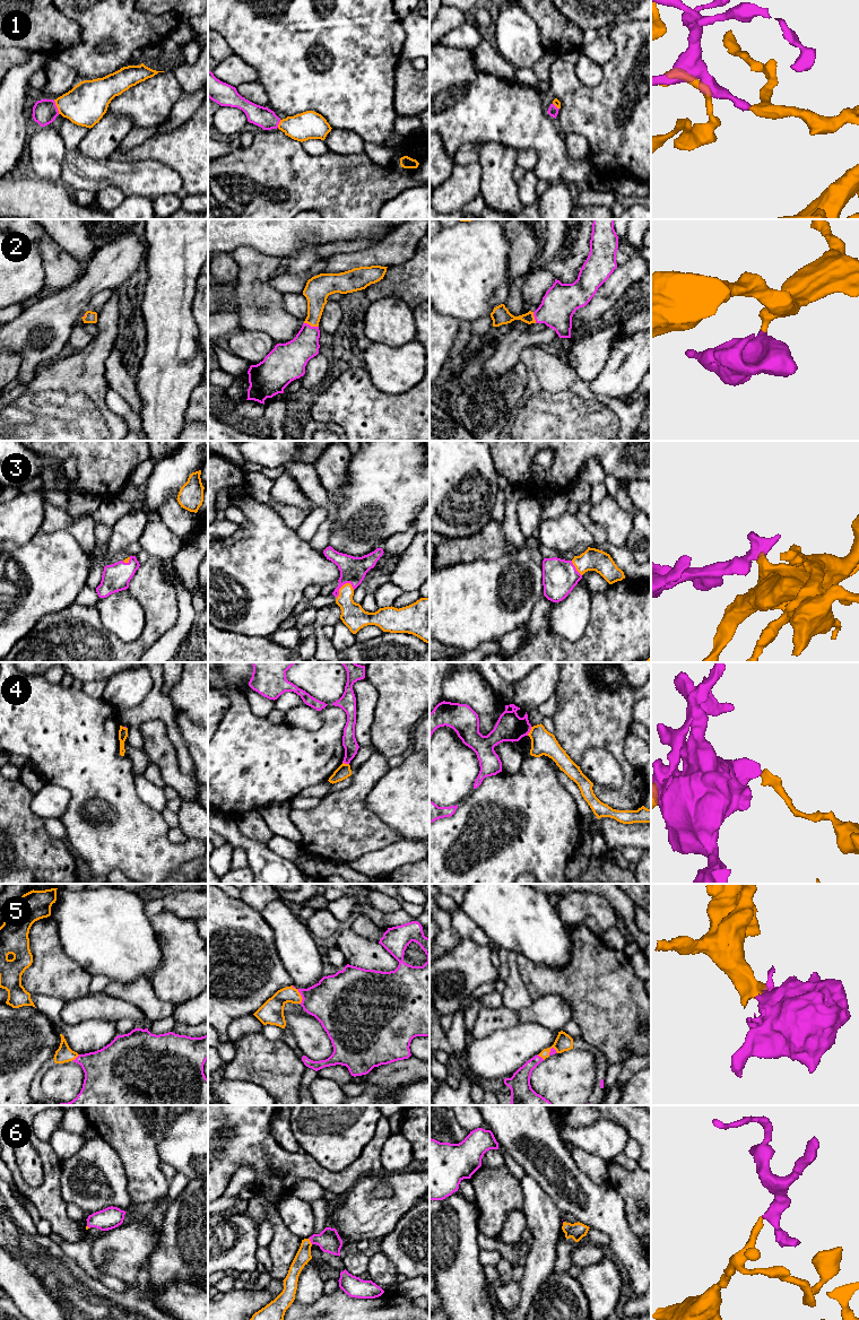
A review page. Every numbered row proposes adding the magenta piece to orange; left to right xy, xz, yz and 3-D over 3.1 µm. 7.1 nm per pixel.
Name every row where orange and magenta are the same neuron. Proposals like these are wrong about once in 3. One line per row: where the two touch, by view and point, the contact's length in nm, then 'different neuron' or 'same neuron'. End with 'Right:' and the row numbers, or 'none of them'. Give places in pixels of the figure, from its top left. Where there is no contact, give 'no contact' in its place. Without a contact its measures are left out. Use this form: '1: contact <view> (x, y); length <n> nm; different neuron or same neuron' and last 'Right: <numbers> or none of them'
1: contact xy (57, 106); length 100 nm; same neuron
2: contact xz (311, 326); length 110 nm; same neuron
3: contact xz (341, 587); length 150 nm; same neuron
4: contact yz (530, 731); length 70 nm; different neuron
5: contact xz (300, 993); length 140 nm; same neuron
6: contact xz (310, 1241); length 50 nm; same neuron
Right: 1, 2, 3, 5, 6

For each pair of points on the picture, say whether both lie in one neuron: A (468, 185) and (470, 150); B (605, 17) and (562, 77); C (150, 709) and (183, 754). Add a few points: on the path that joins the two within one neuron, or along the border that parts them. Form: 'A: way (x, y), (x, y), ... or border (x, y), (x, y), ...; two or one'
A: border (477, 162), (456, 164); two
B: border (631, 20), (617, 23), (606, 31); two
C: way (163, 715), (170, 722), (178, 741); one

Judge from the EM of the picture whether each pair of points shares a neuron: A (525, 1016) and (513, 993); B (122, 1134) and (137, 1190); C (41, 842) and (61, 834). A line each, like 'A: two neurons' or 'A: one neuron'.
A: two neurons
B: one neuron
C: two neurons

